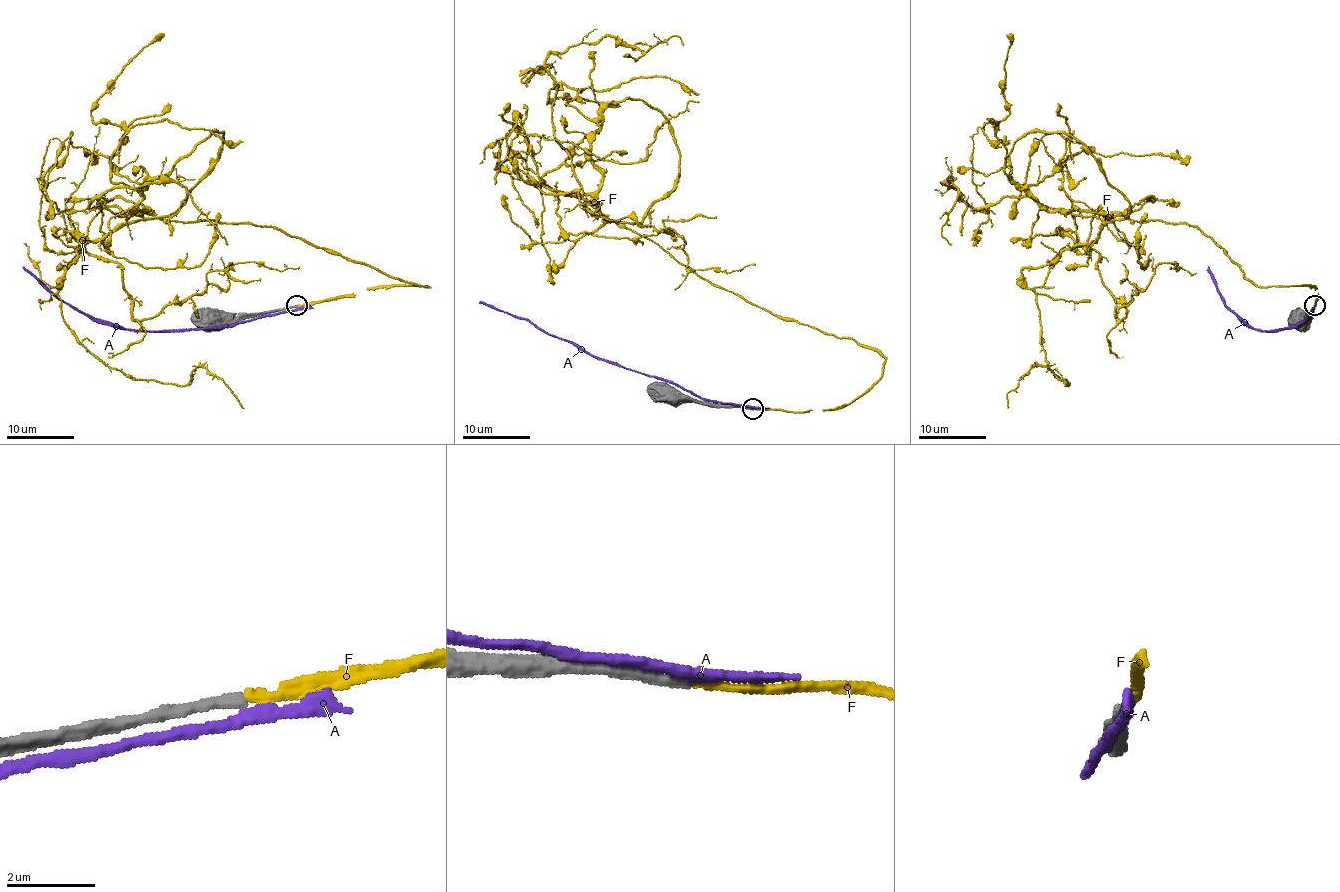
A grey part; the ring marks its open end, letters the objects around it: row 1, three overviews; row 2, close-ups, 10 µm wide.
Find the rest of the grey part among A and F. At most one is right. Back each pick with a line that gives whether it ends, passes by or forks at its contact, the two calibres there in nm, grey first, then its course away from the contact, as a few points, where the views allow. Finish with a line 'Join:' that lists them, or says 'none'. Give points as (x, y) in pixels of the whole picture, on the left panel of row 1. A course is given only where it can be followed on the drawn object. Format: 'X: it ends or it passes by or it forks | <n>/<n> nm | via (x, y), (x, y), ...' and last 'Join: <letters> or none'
F: it ends | 260/200 nm | via (298, 306), (427, 287), (198, 220), (134, 220), (65, 269), (62, 317), (106, 365), (203, 366), (244, 408)
Join: F

